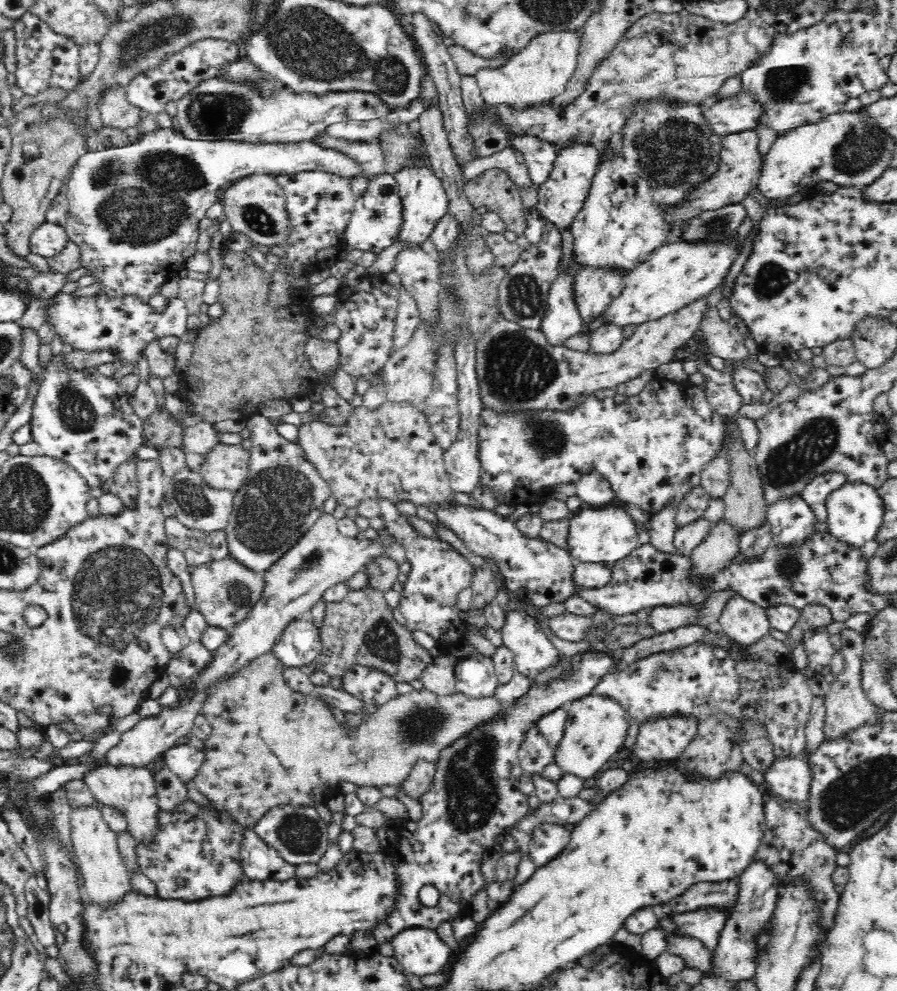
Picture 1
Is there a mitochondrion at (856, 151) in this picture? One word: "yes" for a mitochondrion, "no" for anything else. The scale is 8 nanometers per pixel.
yes

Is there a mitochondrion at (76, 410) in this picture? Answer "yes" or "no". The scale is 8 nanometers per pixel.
yes

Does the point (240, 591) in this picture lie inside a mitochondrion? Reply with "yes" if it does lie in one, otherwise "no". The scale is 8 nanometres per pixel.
yes

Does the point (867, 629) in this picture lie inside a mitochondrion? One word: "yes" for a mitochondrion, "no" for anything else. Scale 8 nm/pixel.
no

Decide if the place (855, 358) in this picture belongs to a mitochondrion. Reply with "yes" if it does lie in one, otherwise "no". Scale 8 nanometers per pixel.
no

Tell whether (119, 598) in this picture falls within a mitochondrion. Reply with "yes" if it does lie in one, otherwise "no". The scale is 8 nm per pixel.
yes

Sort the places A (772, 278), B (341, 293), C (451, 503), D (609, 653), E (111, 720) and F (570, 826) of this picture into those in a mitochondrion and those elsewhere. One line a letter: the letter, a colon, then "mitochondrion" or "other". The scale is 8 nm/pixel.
A: mitochondrion
B: other
C: other
D: other
E: other
F: other

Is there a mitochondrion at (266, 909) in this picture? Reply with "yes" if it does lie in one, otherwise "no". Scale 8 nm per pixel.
no

